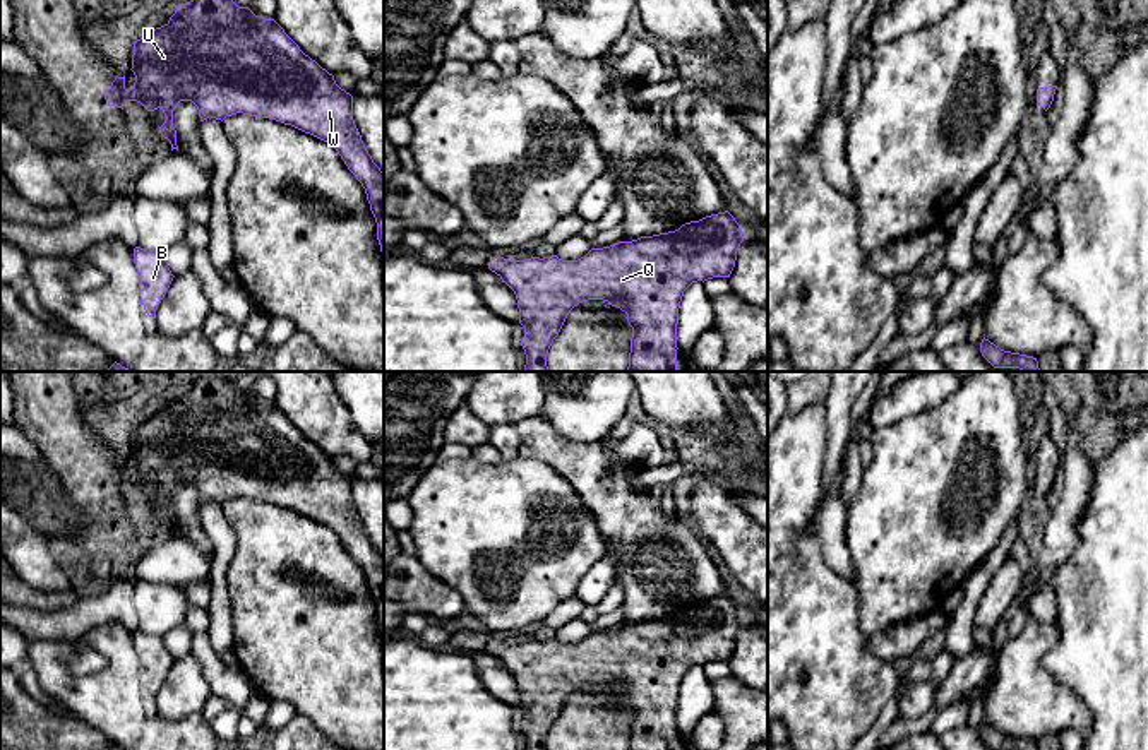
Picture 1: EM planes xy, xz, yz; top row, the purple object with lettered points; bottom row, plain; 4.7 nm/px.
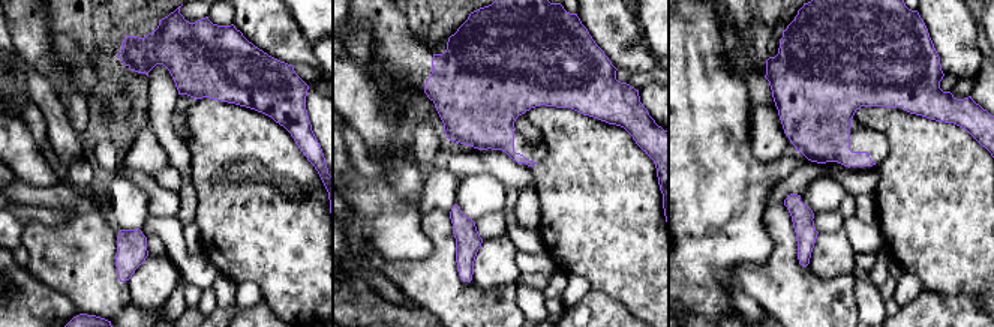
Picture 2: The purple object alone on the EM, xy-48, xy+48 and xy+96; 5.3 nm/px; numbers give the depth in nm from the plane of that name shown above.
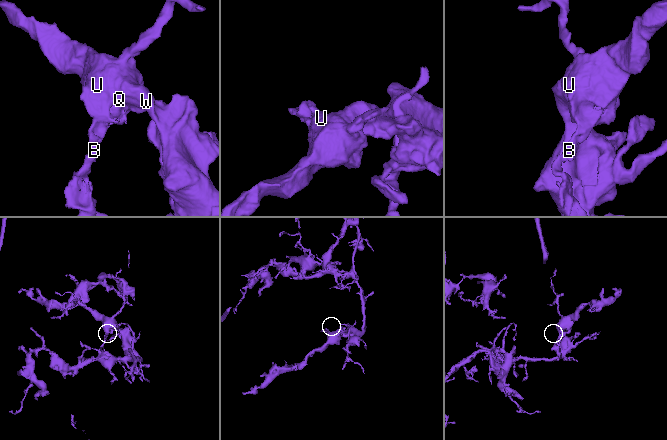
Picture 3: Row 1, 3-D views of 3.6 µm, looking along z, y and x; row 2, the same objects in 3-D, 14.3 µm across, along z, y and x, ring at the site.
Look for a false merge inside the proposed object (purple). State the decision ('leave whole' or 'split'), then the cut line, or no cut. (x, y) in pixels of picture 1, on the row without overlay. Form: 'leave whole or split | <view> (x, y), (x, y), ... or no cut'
leave whole | no cut

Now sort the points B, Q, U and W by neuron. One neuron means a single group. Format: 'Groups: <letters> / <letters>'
Groups: B Q U W

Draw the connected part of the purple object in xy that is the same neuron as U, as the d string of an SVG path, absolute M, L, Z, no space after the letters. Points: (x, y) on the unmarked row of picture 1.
M223 375L199 377L178 389L164 409L134 425L130 454L135 459L132 473L125 473L125 459L117 459L105 478L108 490L123 493L127 485L137 485L147 495L159 491L166 500L159 517L170 524L171 534L178 534L173 493L180 485L192 485L200 505L223 505L243 497L291 509L331 527L365 572L384 642L384 557L374 546L355 509L353 479L336 467L332 457L305 438L274 402L238 390L233 380Z

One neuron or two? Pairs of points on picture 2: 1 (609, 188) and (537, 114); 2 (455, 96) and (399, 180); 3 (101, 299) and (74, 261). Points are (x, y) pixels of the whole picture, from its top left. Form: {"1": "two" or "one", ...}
{"1": "one", "2": "two", "3": "one"}

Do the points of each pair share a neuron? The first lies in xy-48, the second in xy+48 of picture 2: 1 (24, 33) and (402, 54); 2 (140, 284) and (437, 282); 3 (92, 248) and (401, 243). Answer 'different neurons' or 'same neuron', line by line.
1: same neuron
2: different neurons
3: different neurons

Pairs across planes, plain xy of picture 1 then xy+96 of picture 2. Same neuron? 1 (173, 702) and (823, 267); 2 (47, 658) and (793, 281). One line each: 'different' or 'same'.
1: same
2: same

